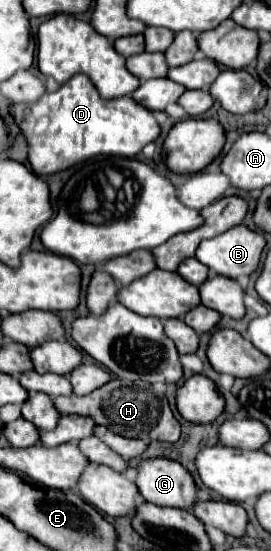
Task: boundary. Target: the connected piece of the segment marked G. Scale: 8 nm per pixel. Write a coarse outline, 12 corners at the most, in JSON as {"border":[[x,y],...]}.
{"border":[[145,459],[145,501],[189,511],[199,501],[191,473],[171,459]]}

